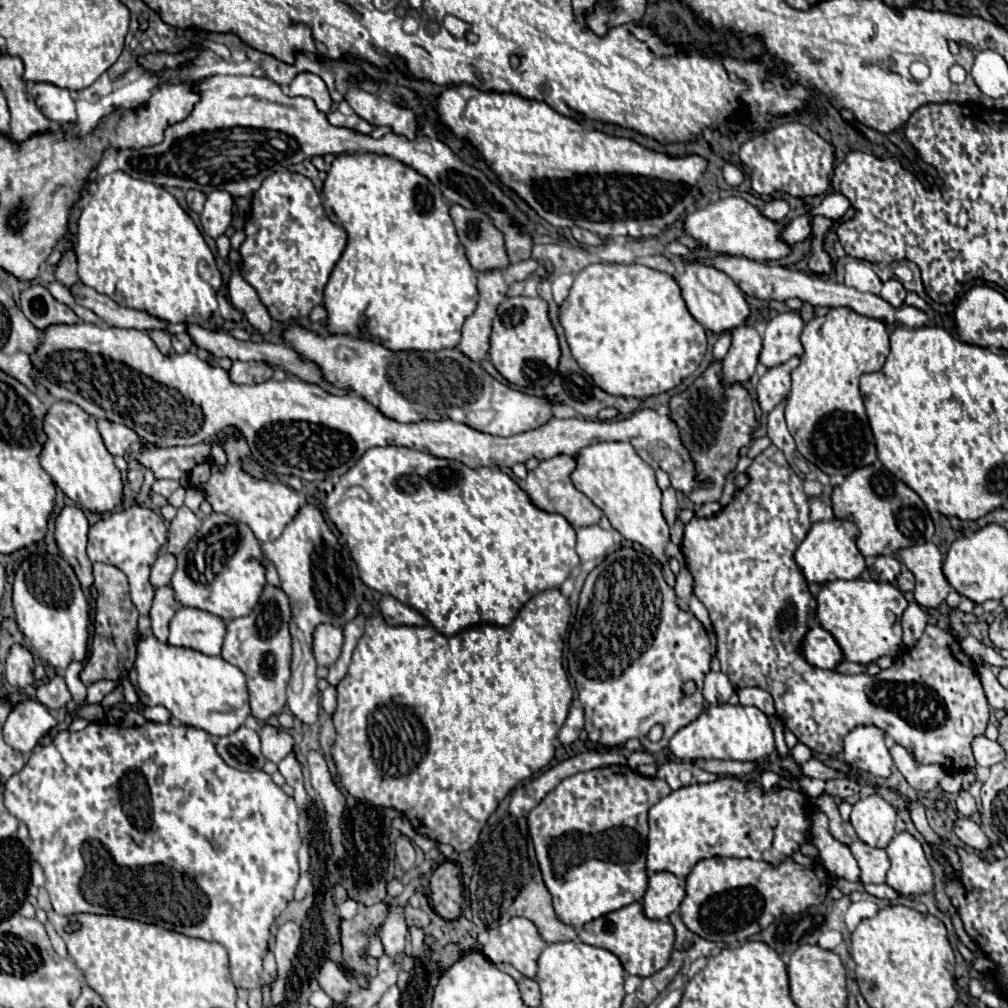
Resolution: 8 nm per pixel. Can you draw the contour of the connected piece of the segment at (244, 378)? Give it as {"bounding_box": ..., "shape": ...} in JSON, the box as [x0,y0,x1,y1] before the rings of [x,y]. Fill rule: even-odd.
{"bounding_box":[229,362,273,384],"shape":[[[233,362],[229,376],[235,384],[259,384],[273,376],[273,368],[267,362]]]}

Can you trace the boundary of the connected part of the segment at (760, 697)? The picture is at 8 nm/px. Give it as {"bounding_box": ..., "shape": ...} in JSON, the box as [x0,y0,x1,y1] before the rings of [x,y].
{"bounding_box":[737,688,775,716],"shape":[[[741,688],[741,690],[737,690],[737,696],[739,696],[741,706],[755,706],[761,712],[765,712],[767,716],[775,716],[773,698],[769,692],[761,690],[761,688]]]}

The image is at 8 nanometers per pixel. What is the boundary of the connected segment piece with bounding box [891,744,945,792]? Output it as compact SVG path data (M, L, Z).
M899 744L891 748L891 756L899 772L905 776L905 780L919 792L929 792L937 788L941 778L945 776L945 770L939 764L921 764L911 752L907 752Z

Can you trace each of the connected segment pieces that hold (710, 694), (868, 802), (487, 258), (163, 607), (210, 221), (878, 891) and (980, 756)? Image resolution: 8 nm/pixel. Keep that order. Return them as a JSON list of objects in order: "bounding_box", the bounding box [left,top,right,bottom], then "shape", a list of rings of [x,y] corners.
[{"bounding_box":[703,672,735,704],"shape":[[[709,672],[705,676],[705,686],[703,686],[703,698],[709,704],[727,704],[731,694],[735,692],[733,684],[723,672]]]},{"bounding_box":[851,794,897,848],"shape":[[[871,794],[853,804],[851,824],[859,840],[875,848],[887,848],[895,834],[897,810],[887,804],[881,796]]]},{"bounding_box":[451,204,509,270],"shape":[[[453,204],[451,218],[475,270],[505,268],[509,264],[503,248],[503,234],[491,224],[487,214]]]},{"bounding_box":[151,586,179,642],"shape":[[[163,586],[155,592],[155,598],[153,598],[153,606],[151,606],[151,628],[153,628],[153,634],[161,640],[161,642],[167,642],[167,636],[169,636],[169,622],[171,618],[175,616],[179,608],[179,602],[175,600],[175,592],[171,586]]]},{"bounding_box":[201,190,233,238],"shape":[[[215,190],[207,196],[205,208],[201,212],[201,226],[203,232],[209,234],[211,238],[217,238],[225,234],[233,218],[233,198],[229,192]]]},{"bounding_box":[863,884,897,900],"shape":[[[863,884],[863,888],[865,888],[869,894],[877,896],[877,898],[887,898],[887,900],[897,898],[897,892],[895,892],[891,886],[887,886],[887,884]]]},{"bounding_box":[971,736,1003,768],"shape":[[[975,736],[971,742],[971,750],[977,766],[983,766],[983,768],[989,768],[991,764],[997,764],[999,760],[1003,760],[1003,748],[995,740],[989,740],[987,736]]]}]

